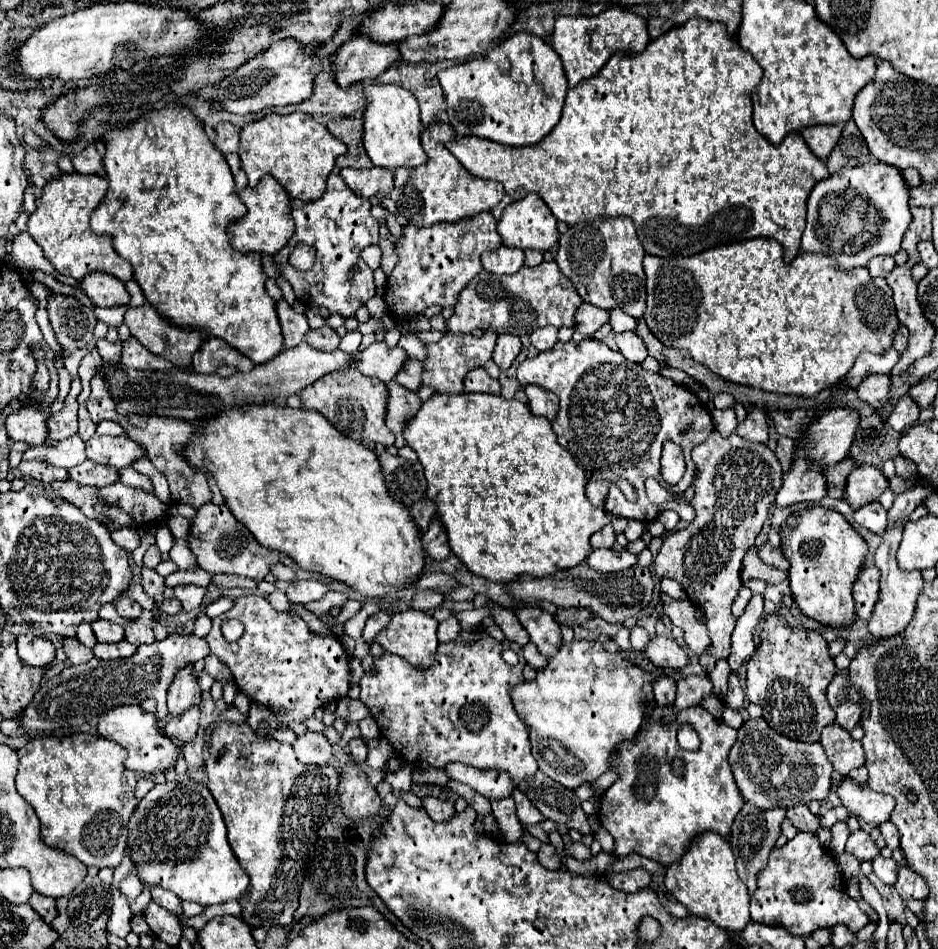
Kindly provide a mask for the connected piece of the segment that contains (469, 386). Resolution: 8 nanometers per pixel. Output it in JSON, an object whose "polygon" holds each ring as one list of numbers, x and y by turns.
{"polygon":[[483,367,481,369,473,369,471,373,467,373,467,377,463,379,463,385,465,385,465,391,469,391,469,393,499,395,499,391,501,391,499,381,489,377]]}

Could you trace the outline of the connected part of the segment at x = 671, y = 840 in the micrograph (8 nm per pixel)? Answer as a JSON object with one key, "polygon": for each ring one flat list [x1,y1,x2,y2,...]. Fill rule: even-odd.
{"polygon":[[651,705,645,713,645,723,643,729,637,733,635,739,625,741,613,757,613,771,619,773,619,779,605,791,601,799,601,811,599,811,599,821,601,825,613,835,615,839,615,857,625,857,629,853,639,853,641,857,653,859,661,863,663,867,675,863,695,841,701,833,713,831,721,837,729,837,731,825,735,815,743,809,745,799,741,791,737,789,737,783,731,773,731,765,727,761,729,751,733,743,737,741,737,731,723,723,721,719,711,717,703,707,687,707,679,711,677,719,671,725,663,725,661,721,649,721,651,711,655,705],[683,723,691,725,697,735,699,735,699,749,697,751,685,751,677,743,677,729]]}

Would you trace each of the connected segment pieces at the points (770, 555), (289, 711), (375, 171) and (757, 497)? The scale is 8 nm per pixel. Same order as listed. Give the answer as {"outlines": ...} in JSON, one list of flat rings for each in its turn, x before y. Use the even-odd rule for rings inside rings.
{"outlines":[[[765,543,761,549,759,549,759,559,767,565,773,565,777,569,783,569,787,571,789,569,789,561,783,557,781,553,781,547,773,547,771,543]],[[239,597,231,611,213,619,213,629,205,639,211,653,231,669,235,685,251,701,263,707,285,709,285,713,277,713,281,727,287,727,289,721,313,717,315,709,345,697,349,691,349,655,339,639,333,635,313,635,299,615,275,611,265,597],[225,619,239,619,245,625,243,637,229,643,221,635,221,621]],[[371,167,371,169,343,169,341,171,343,181,347,183,347,187,357,193,359,197,373,197,379,191,391,191,393,189,393,171,389,169,379,169,379,167]],[[715,431,707,441,693,447,691,457,699,469,695,497,691,499,695,519,663,541,653,567,659,579,669,577,679,581,689,601,703,611,711,649,699,663,703,669,713,671,715,663,727,659,731,651,731,633,737,621,731,613,731,605,741,589,741,563,755,545,769,507,781,487,781,465,767,445,747,441,737,433,725,439]]]}

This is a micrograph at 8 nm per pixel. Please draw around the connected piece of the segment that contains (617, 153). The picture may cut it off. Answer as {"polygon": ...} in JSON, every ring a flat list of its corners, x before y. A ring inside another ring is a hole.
{"polygon":[[691,19,681,27,673,27,671,31,659,35,655,41,647,45,643,53,629,53,619,57,619,51,611,55,611,59,601,67,601,71,587,79,581,81,577,87,569,89,563,115,559,123,553,127,553,131,539,143,531,147,503,147,501,143,491,143,489,139,479,139,479,137,461,137,457,135,453,141,447,143,447,149,461,161,461,165,475,177,481,179,493,179,501,181,505,185,507,195,511,195,515,201,523,199,527,193,537,193,547,207,553,211,557,221,563,221,567,225,583,223,583,221,595,221,595,219,609,219,617,215,625,215,633,219,639,241,643,243,645,251,655,257,687,257,687,255,697,255,705,249,719,247,719,245,731,245,755,237,771,237,777,239,783,245,783,261,791,263,799,249,801,249,801,235,805,229,805,209,807,209,807,197,815,183,823,181,829,177,827,167,807,149,807,143,801,139,797,131,789,133,783,143,771,145,761,133,755,131,751,113,751,93,761,81,761,67,759,63,751,57,751,53,743,51,735,39,729,37,727,29,719,25,717,21,707,21,707,19]]}

